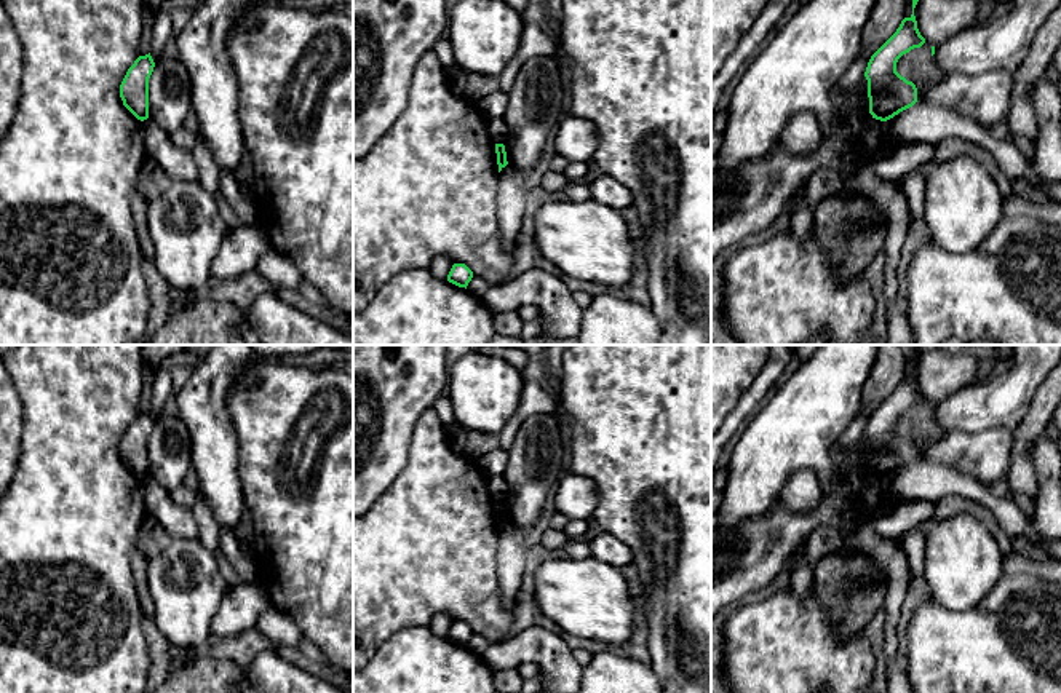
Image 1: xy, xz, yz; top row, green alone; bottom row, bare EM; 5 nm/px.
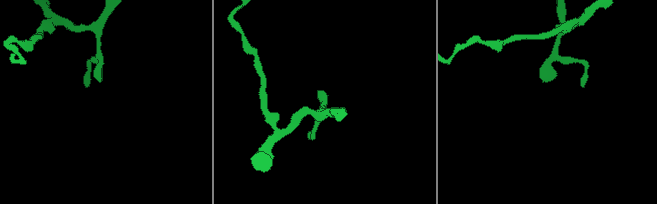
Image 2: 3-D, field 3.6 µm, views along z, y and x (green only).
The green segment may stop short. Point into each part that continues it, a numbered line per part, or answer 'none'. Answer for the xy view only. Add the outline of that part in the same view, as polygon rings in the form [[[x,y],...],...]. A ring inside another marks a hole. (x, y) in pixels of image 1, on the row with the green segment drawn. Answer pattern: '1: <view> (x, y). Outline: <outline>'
none

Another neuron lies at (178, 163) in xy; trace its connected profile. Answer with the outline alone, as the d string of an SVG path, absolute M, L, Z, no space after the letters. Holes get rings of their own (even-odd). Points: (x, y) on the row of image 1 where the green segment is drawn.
M150 118L142 121L144 153L158 163L173 180L198 180L198 166L190 150L174 145L166 131Z

